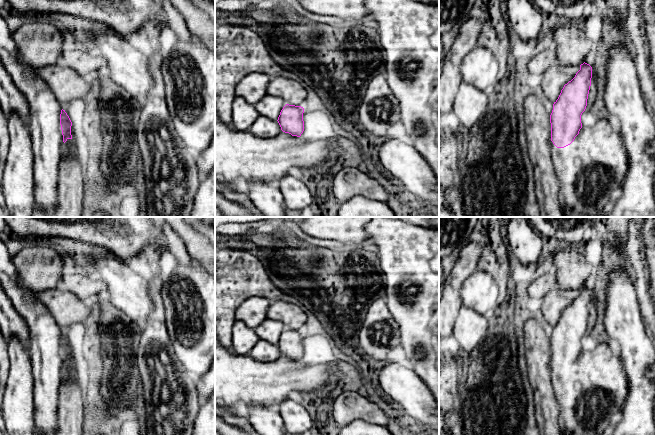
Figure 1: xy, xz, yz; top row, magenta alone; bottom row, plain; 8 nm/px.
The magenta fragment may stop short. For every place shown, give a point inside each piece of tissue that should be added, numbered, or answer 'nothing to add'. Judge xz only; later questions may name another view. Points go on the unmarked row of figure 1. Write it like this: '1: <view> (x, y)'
1: xz (238, 378)

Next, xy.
1: xy (66, 371)

